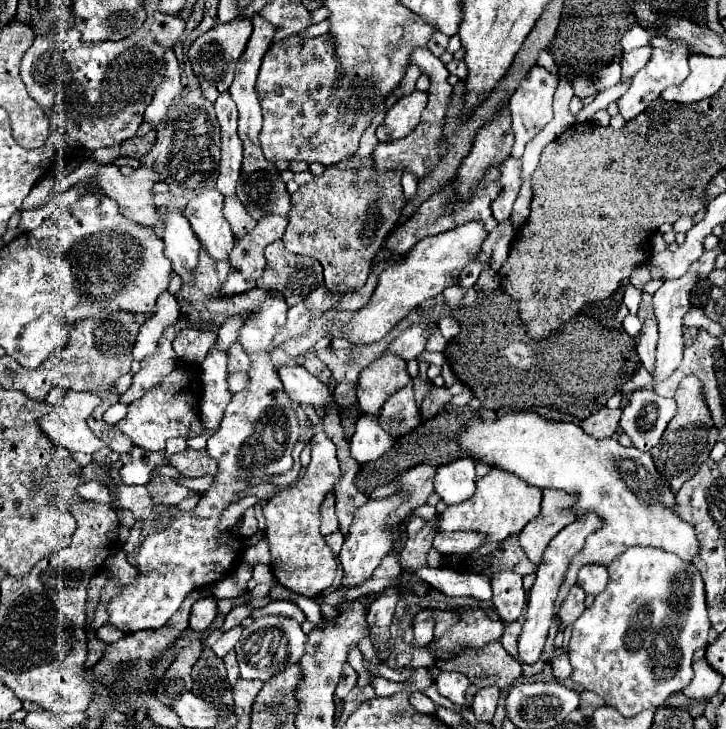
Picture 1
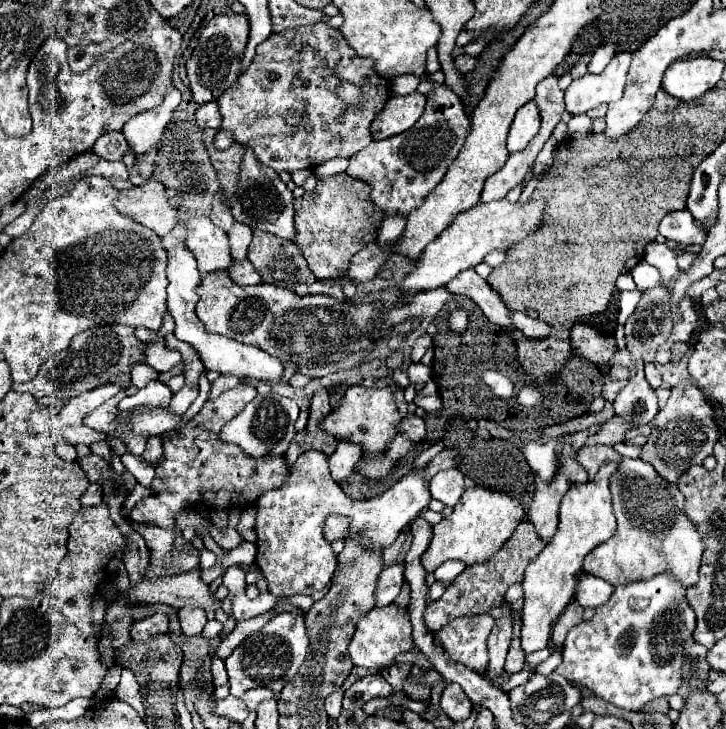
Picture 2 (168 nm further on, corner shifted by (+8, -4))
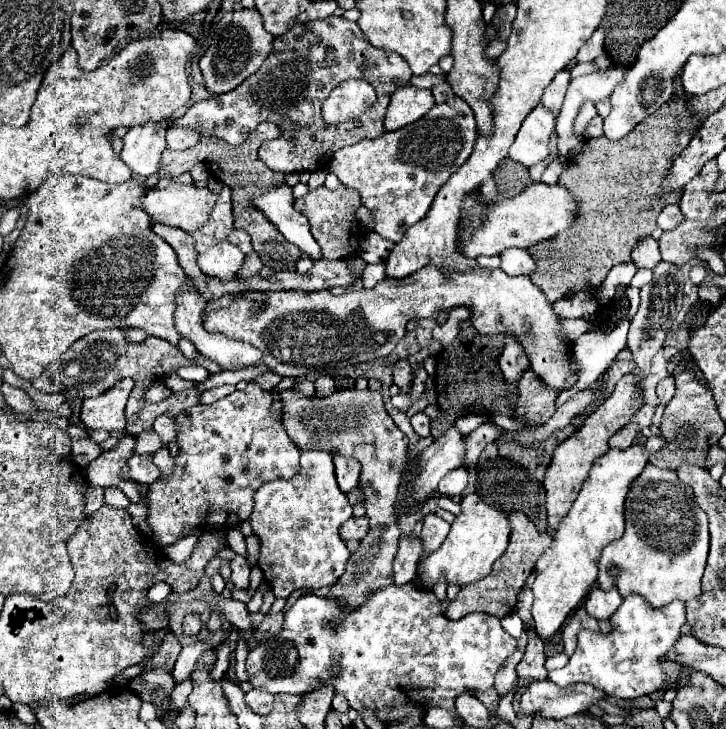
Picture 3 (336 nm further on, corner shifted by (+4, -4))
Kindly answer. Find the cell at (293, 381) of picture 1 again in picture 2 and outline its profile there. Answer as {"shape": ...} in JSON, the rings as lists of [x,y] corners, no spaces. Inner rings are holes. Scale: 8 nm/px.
{"shape":[[[178,244],[174,248],[168,250],[168,312],[172,314],[174,322],[176,322],[176,330],[174,336],[182,342],[188,342],[202,358],[206,370],[218,370],[220,374],[232,374],[232,376],[248,376],[248,378],[258,378],[258,380],[270,380],[270,382],[284,382],[284,366],[278,358],[266,354],[264,350],[256,348],[256,346],[248,346],[242,342],[236,342],[228,336],[220,336],[220,334],[210,334],[204,330],[202,322],[198,320],[198,316],[194,314],[194,306],[198,302],[198,294],[196,294],[196,286],[200,284],[200,272],[196,268],[196,258],[192,256],[192,252],[186,248],[186,244]]]}

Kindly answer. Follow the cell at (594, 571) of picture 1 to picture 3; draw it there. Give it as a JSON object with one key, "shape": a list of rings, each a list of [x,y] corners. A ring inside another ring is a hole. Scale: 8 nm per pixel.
{"shape":[[[594,588],[584,602],[584,608],[596,620],[610,620],[612,612],[616,612],[616,608],[620,604],[622,604],[622,596],[620,596],[620,592],[616,592],[616,588],[608,590],[608,592],[604,592],[602,588]]]}

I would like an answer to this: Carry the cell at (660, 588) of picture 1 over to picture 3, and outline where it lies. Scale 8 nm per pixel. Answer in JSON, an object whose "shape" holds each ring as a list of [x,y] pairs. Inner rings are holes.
{"shape":[[[632,594],[624,598],[622,606],[610,618],[610,624],[610,634],[594,634],[586,630],[580,632],[578,648],[570,656],[570,662],[560,670],[552,670],[548,680],[556,682],[558,686],[586,682],[604,690],[608,696],[626,700],[660,690],[668,680],[668,676],[662,672],[662,656],[674,646],[680,636],[680,628],[686,624],[684,602],[670,602],[664,608],[652,608],[642,596]]]}

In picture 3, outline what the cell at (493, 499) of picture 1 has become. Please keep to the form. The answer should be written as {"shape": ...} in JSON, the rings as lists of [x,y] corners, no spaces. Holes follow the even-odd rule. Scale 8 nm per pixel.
{"shape":[[[468,494],[462,498],[462,512],[452,522],[450,534],[446,536],[446,540],[442,542],[442,546],[438,550],[428,554],[418,564],[416,578],[426,588],[432,588],[440,578],[444,578],[448,584],[456,584],[456,586],[474,584],[490,574],[492,564],[506,550],[508,538],[510,538],[510,524],[506,520],[506,512],[486,504],[484,500],[480,500],[478,494]]]}

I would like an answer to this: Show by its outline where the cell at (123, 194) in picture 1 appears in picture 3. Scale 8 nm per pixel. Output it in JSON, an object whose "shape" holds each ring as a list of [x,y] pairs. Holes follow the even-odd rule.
{"shape":[[[166,182],[166,184],[160,184],[156,188],[148,188],[140,200],[142,200],[142,206],[148,212],[152,222],[162,222],[168,226],[176,226],[184,232],[194,232],[206,224],[218,196],[212,194],[208,188],[198,188],[194,184]]]}

